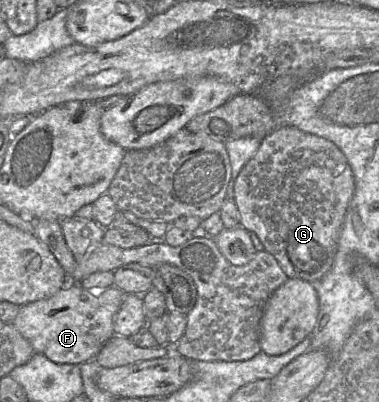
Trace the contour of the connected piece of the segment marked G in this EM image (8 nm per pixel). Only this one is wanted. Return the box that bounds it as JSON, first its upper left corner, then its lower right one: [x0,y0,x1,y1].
[234,125,354,283]

